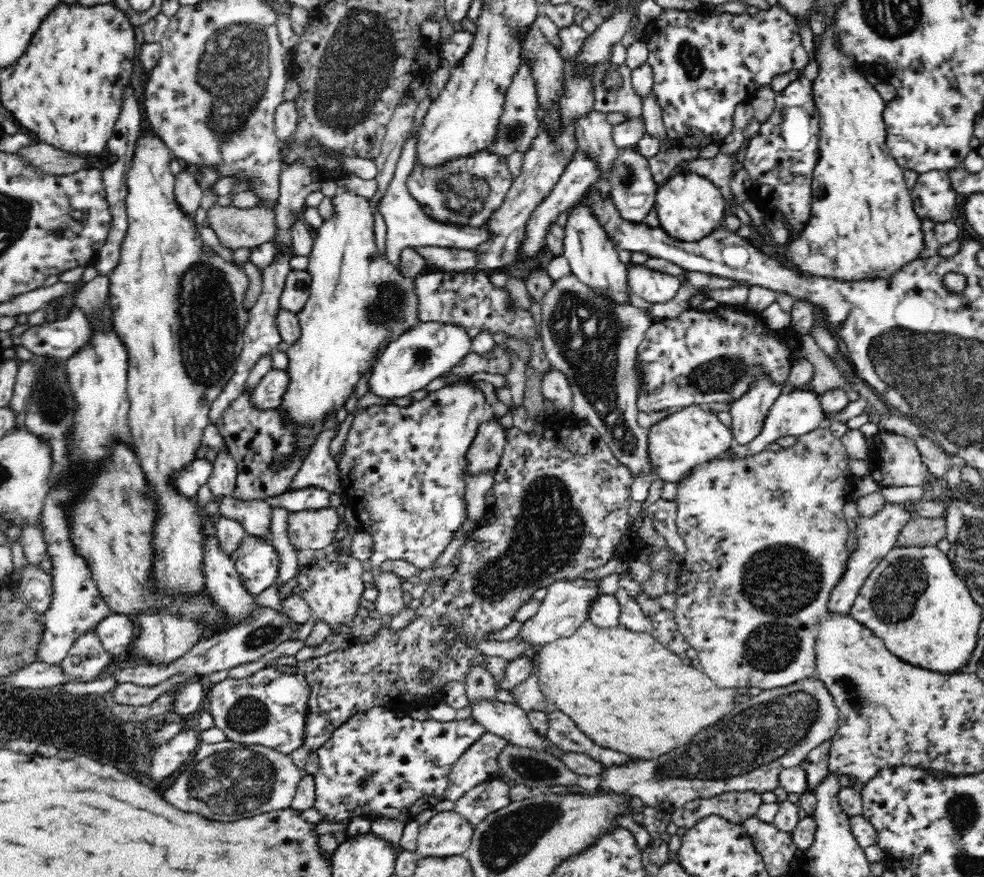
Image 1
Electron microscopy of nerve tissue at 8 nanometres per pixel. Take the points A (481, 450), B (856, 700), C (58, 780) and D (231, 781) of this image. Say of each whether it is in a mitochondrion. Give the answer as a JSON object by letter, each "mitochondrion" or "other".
{"A":"mitochondrion","B":"mitochondrion","C":"other","D":"mitochondrion"}

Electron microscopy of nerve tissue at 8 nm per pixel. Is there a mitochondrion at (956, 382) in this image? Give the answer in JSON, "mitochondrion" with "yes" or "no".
{"mitochondrion":"yes"}

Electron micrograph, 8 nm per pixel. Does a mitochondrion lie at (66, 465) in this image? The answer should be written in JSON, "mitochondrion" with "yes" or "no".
{"mitochondrion":"no"}

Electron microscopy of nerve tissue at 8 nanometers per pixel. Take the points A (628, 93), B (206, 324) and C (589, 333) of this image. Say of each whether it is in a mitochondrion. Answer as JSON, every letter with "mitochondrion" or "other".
{"A":"other","B":"mitochondrion","C":"mitochondrion"}

